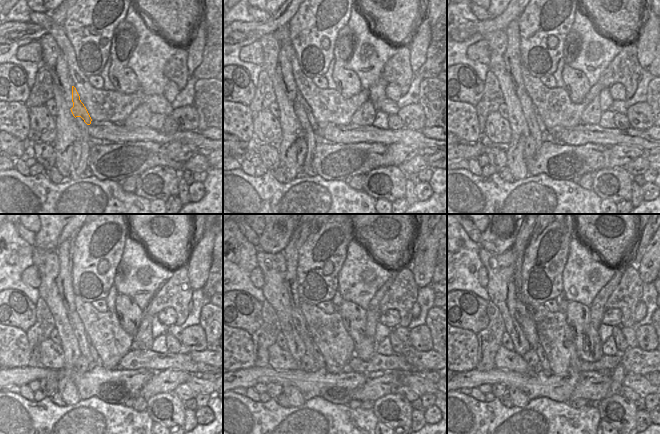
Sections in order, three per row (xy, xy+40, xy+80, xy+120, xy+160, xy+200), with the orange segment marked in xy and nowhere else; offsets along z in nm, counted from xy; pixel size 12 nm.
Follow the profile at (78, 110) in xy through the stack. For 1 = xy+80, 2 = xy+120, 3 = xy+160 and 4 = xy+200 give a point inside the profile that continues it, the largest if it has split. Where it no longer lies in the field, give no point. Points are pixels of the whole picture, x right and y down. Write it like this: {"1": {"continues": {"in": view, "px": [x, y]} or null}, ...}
{"1": {"continues": {"in": "xy+80", "px": [541, 126]}}, "2": {"continues": {"in": "xy+120", "px": [96, 358]}}, "3": {"continues": {"in": "xy+160", "px": [320, 362]}}, "4": {"continues": {"in": "xy+200", "px": [545, 366]}}}

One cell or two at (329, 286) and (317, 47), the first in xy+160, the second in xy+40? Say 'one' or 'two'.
one

